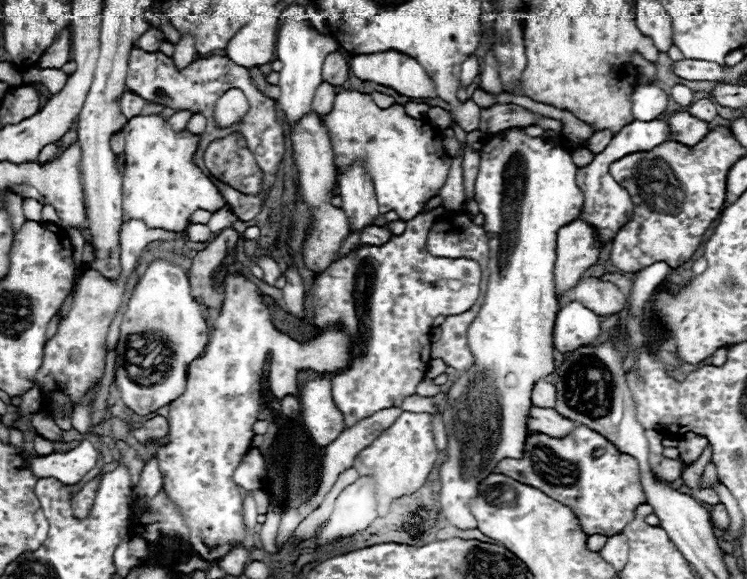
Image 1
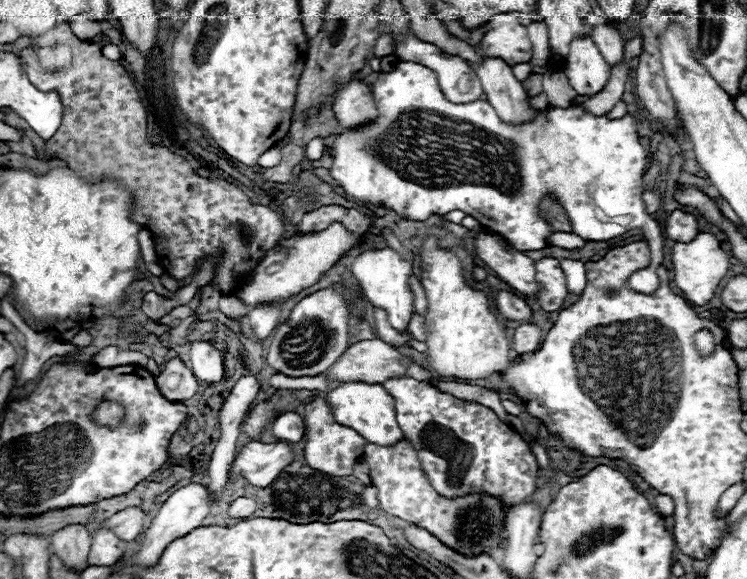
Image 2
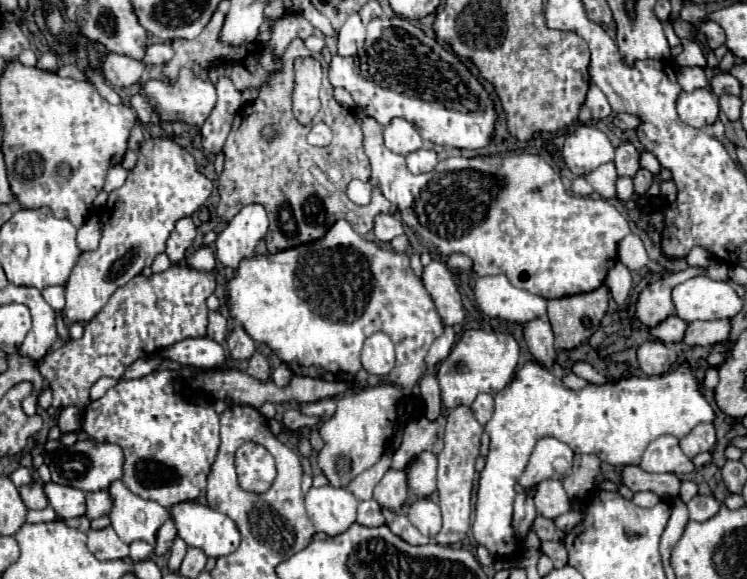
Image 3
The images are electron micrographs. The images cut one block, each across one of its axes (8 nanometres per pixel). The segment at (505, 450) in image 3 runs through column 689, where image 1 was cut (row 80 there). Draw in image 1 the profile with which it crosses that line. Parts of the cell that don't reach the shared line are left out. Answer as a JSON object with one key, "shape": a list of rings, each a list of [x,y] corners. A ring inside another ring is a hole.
{"shape":[[[390,50],[390,52],[378,52],[378,54],[356,54],[350,60],[350,70],[356,78],[382,84],[386,88],[394,88],[400,96],[406,98],[436,98],[436,88],[432,78],[426,74],[422,64],[414,60],[412,56],[406,56],[402,52]]]}

